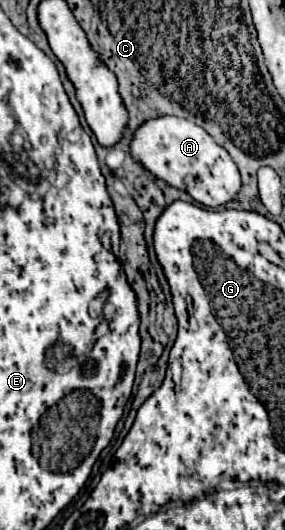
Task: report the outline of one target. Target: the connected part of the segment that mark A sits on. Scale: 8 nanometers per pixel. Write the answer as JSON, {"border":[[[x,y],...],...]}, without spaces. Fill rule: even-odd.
{"border":[[[168,117],[146,121],[132,139],[132,157],[138,159],[150,173],[164,179],[176,189],[190,193],[190,197],[206,207],[220,207],[236,197],[242,187],[240,171],[228,151],[214,143],[214,139],[196,123],[188,119]]]}

